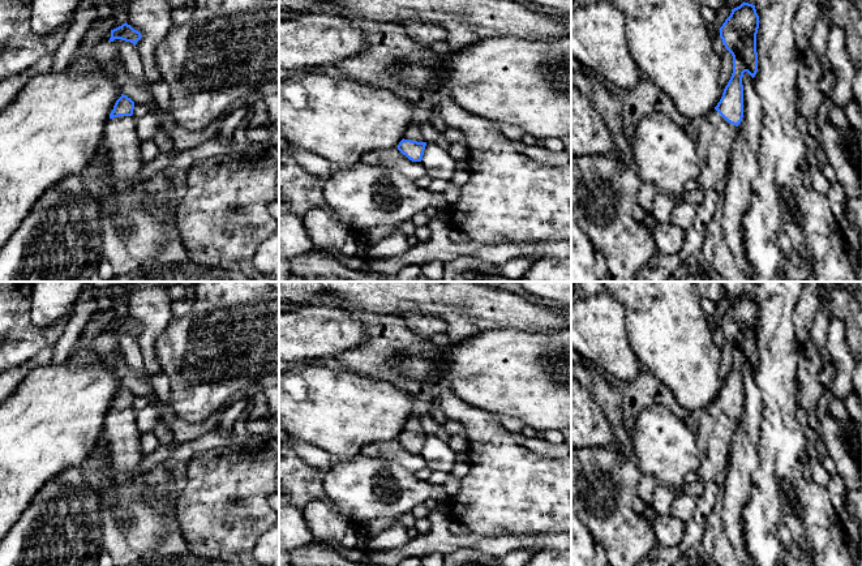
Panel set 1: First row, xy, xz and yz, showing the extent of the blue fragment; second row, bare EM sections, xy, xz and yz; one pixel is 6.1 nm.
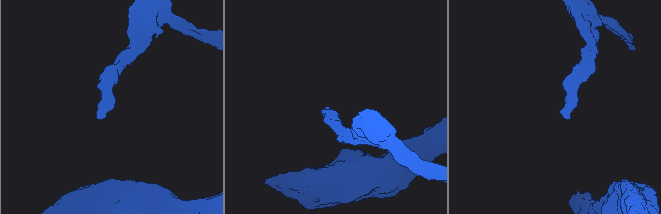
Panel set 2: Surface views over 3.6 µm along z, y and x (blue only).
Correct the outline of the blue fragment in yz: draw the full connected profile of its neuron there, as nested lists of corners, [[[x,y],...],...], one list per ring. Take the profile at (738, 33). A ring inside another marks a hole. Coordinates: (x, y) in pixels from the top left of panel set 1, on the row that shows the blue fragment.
[[[745,1],[732,9],[720,27],[720,38],[733,56],[733,73],[715,110],[702,117],[698,125],[698,181],[706,190],[704,200],[696,206],[696,218],[685,232],[681,250],[677,254],[657,253],[636,273],[635,282],[666,282],[685,261],[700,256],[707,227],[721,197],[716,185],[725,180],[729,171],[733,143],[743,117],[742,77],[747,72],[754,78],[758,72],[758,29],[755,5]]]

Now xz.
[[[412,123],[406,130],[404,138],[399,142],[398,150],[412,162],[421,162],[426,141],[424,140],[420,125]]]

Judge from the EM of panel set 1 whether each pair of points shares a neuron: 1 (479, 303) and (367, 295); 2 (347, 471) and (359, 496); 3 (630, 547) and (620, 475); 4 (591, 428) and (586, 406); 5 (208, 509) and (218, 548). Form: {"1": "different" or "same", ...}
{"1": "same", "2": "same", "3": "same", "4": "same", "5": "same"}

